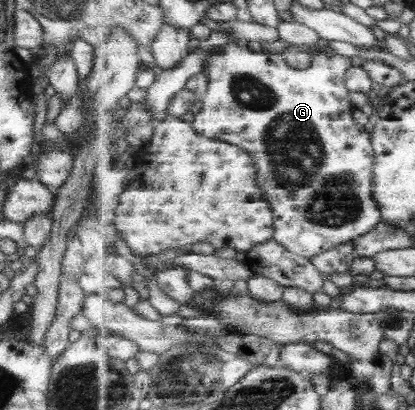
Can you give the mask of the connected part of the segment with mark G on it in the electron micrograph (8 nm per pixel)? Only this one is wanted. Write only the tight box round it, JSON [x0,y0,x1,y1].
[192,42,383,258]

